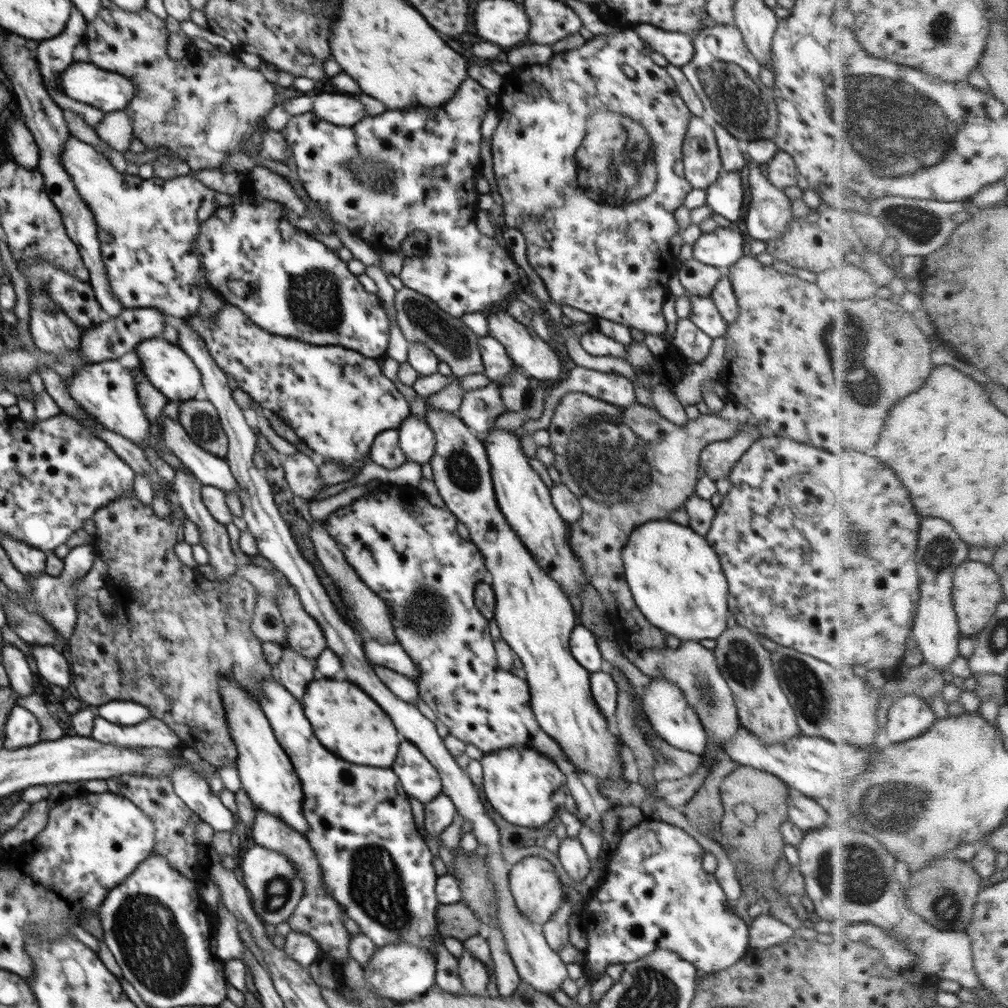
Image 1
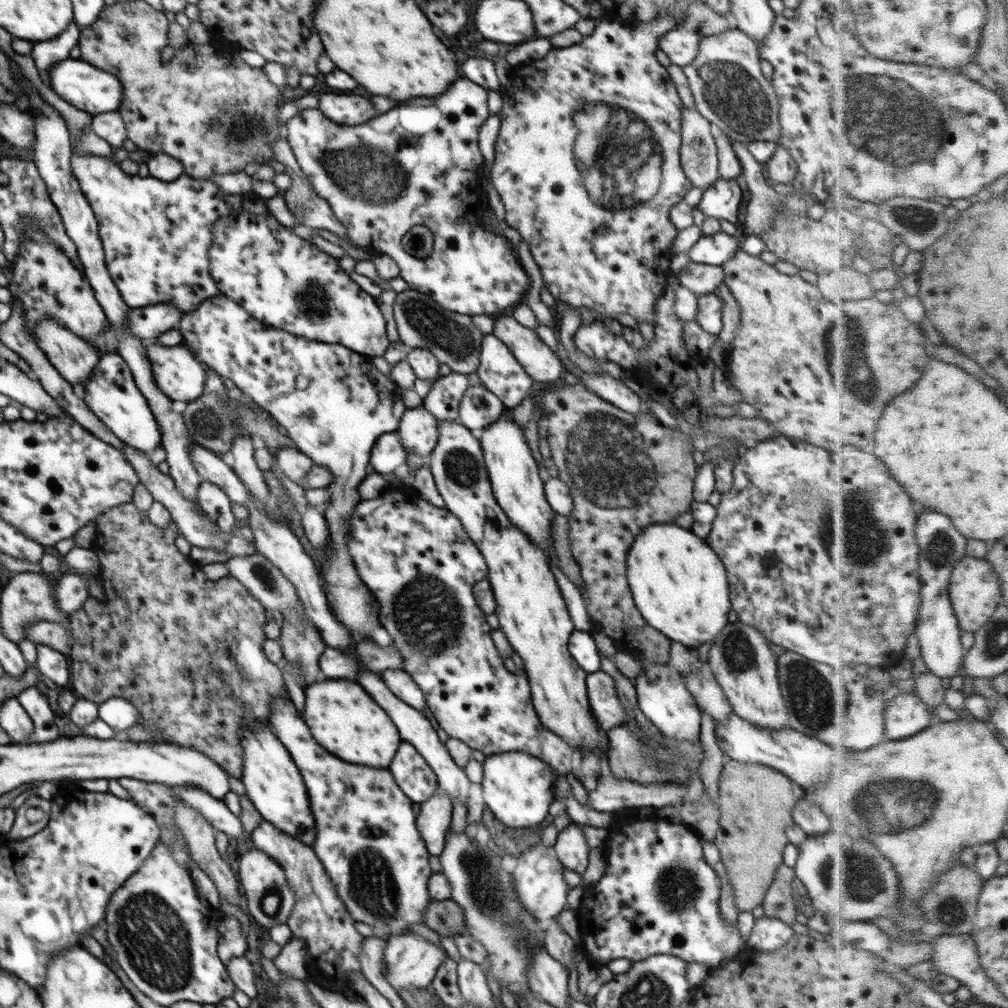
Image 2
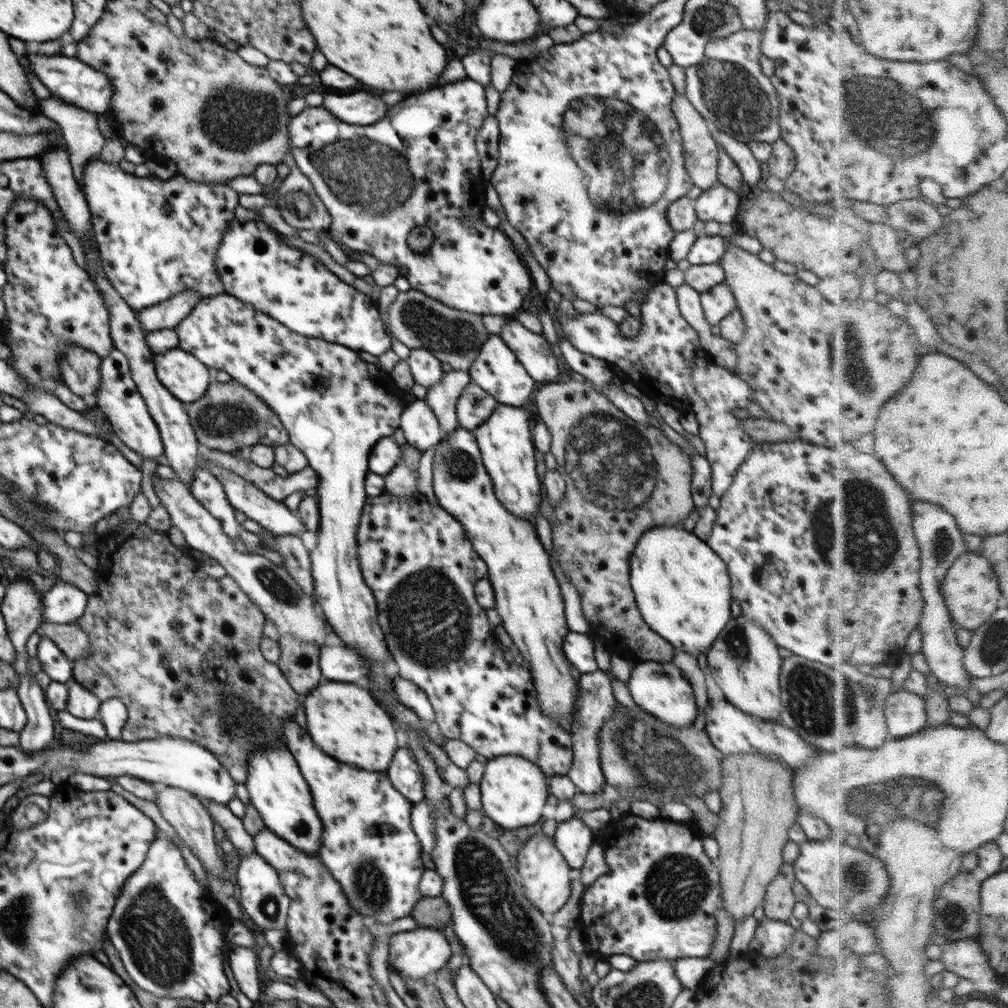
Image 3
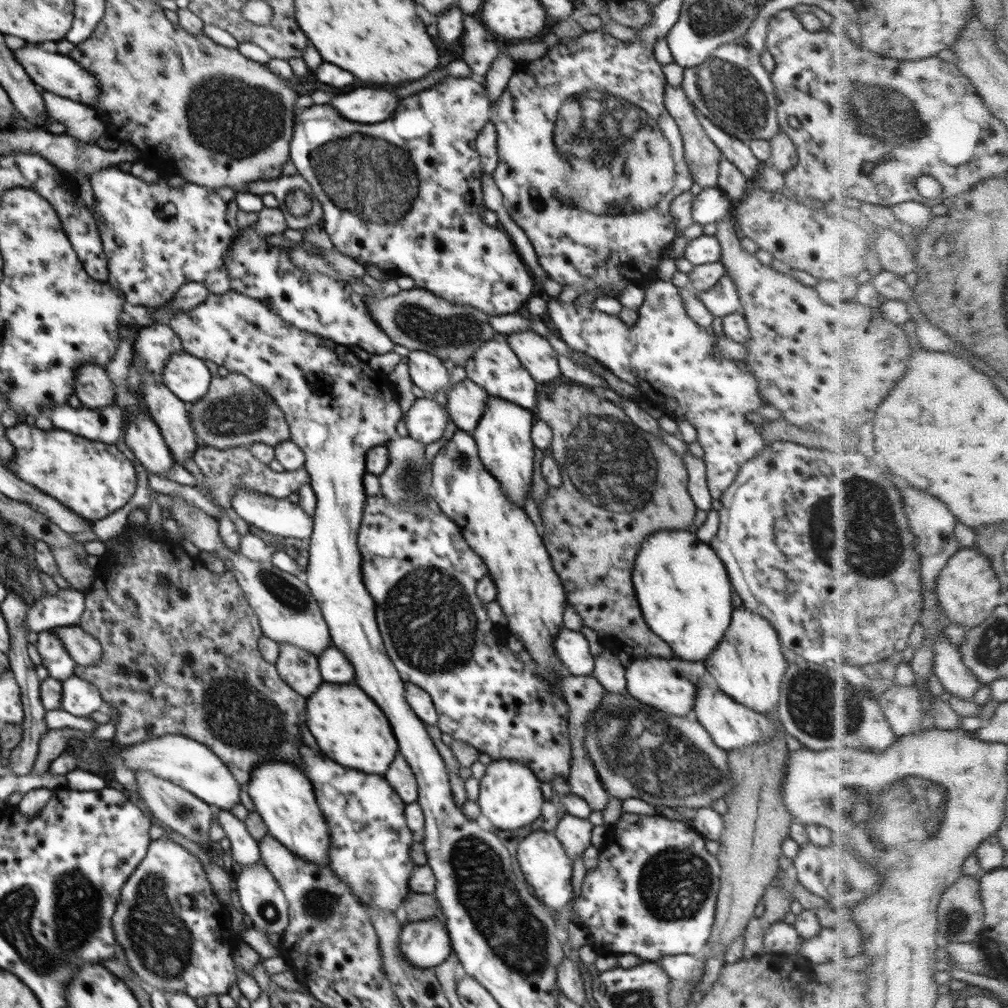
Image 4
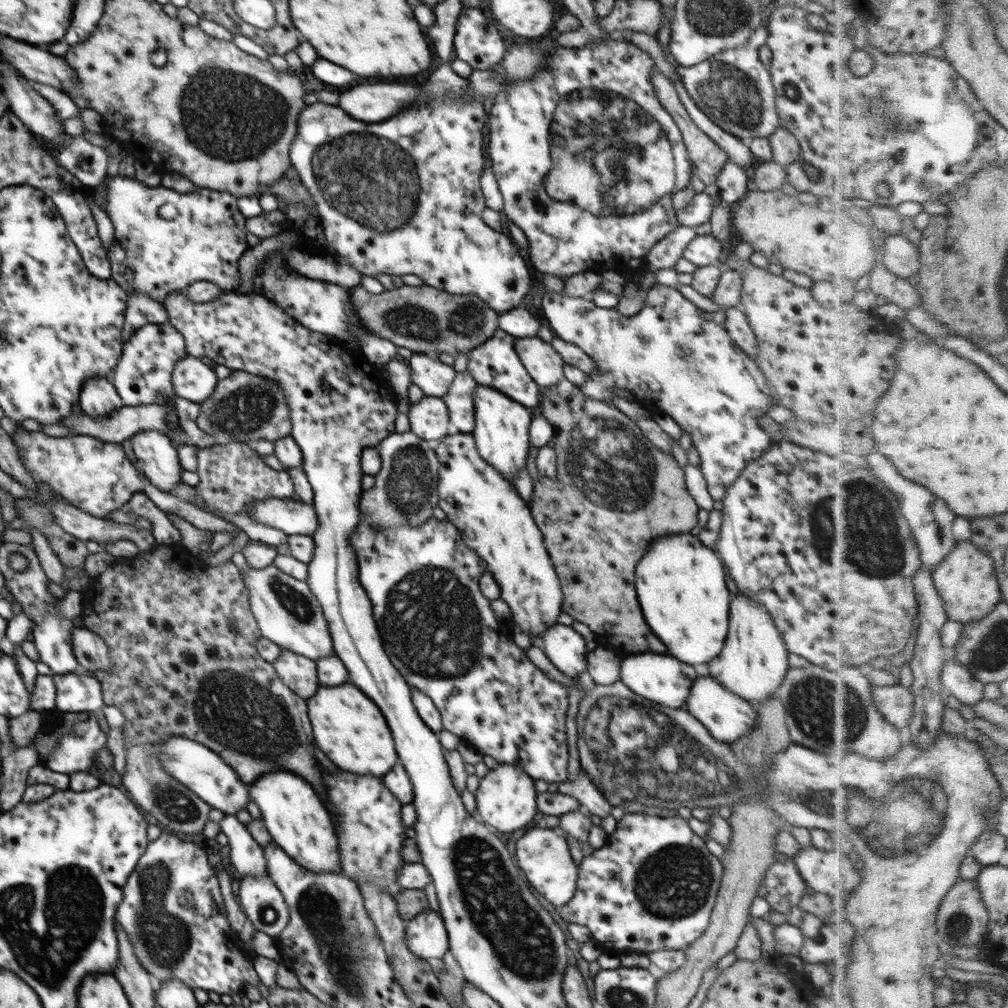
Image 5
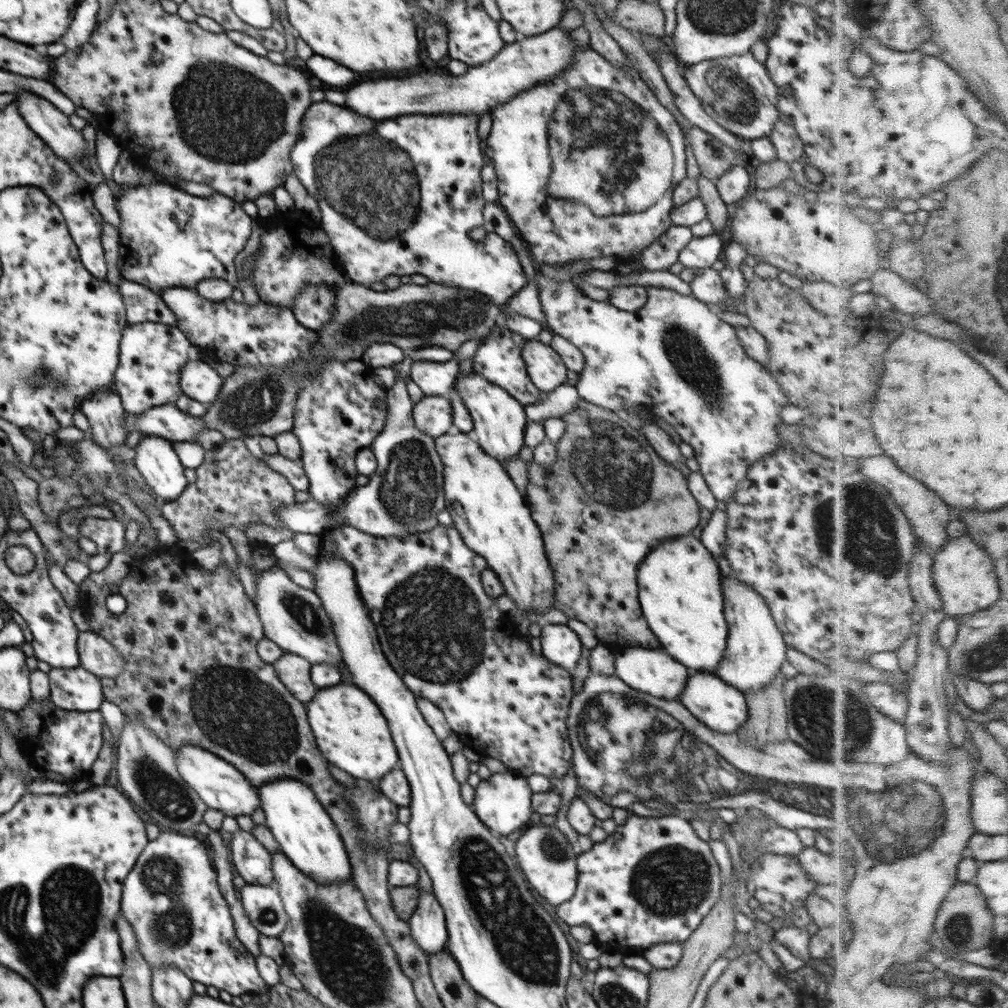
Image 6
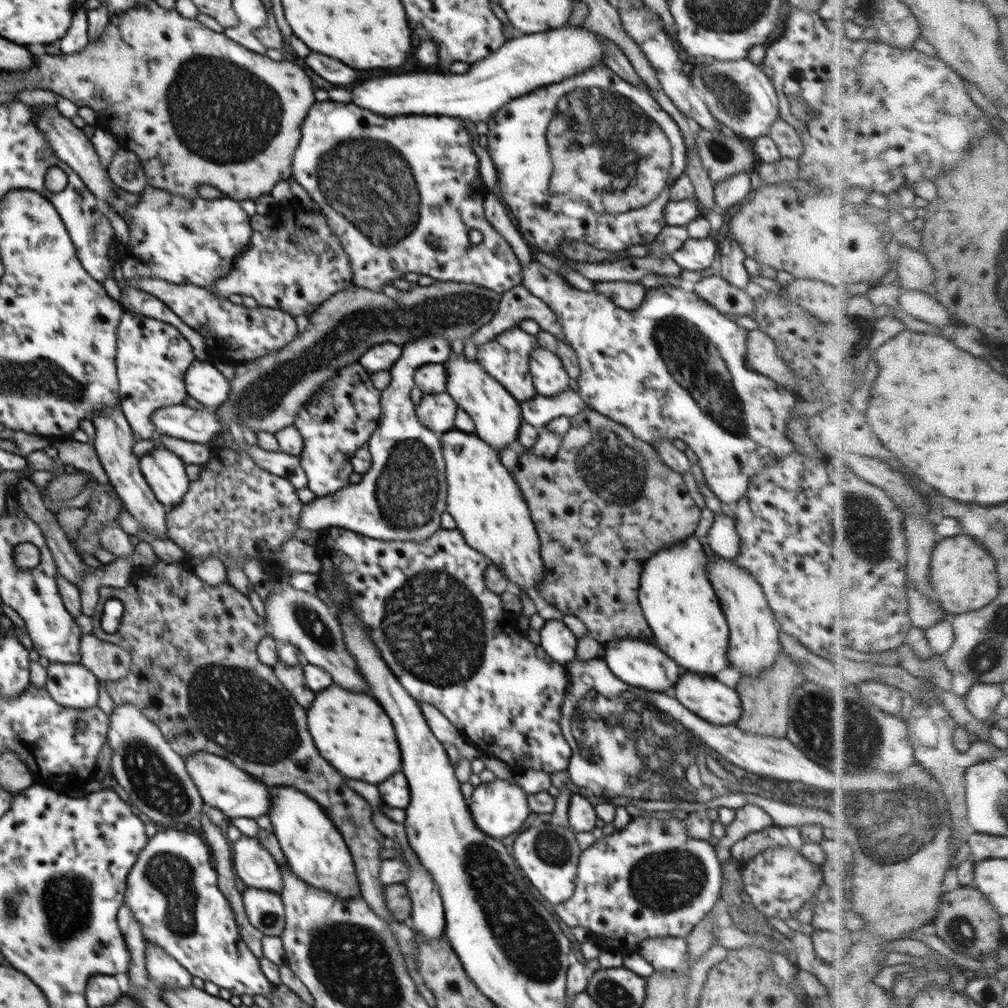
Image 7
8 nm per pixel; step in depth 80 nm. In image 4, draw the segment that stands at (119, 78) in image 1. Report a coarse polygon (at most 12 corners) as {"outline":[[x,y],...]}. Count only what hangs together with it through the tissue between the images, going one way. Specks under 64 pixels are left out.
{"outline":[[59,52],[13,55],[38,87],[93,108],[95,76]]}

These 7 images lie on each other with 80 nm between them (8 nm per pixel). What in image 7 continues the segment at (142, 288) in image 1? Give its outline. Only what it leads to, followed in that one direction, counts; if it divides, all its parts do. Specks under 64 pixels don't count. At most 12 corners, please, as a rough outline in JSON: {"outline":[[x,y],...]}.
{"outline":[[146,186],[127,208],[125,278],[208,288],[248,246],[228,196]]}

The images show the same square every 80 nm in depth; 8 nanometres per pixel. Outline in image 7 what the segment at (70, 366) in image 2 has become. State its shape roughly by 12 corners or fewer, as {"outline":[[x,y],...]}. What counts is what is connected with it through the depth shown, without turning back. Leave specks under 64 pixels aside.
{"outline":[[120,405],[96,413],[91,441],[124,507],[167,538],[167,508],[133,453]]}

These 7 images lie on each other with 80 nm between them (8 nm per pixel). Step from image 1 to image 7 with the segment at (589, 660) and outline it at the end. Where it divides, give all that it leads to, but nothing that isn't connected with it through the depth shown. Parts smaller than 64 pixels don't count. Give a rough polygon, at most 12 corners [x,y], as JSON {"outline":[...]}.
{"outline":[[546,620],[539,645],[564,666],[575,659],[578,638],[563,620]]}

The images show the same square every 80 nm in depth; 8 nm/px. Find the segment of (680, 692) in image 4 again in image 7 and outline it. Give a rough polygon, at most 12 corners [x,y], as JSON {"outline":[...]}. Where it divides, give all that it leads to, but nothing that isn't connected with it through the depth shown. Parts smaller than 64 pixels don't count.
{"outline":[[633,638],[602,646],[622,682],[652,692],[675,688],[685,671],[655,644]]}

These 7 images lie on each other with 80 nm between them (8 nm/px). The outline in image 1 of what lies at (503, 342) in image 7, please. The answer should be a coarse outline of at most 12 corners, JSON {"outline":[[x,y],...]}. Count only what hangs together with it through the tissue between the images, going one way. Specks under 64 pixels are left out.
{"outline":[[479,337],[484,374],[500,384],[506,411],[526,410],[528,376],[504,345]]}

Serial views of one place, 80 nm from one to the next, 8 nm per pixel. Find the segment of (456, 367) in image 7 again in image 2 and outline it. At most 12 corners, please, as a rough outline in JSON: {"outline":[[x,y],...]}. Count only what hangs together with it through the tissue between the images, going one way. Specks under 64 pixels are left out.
{"outline":[[522,428],[478,434],[493,495],[550,566],[555,511]]}

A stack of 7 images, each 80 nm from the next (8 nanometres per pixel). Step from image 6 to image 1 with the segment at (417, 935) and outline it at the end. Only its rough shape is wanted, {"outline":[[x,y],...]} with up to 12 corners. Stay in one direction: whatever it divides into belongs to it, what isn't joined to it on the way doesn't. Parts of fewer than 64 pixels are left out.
{"outline":[[397,942],[376,949],[364,980],[386,1003],[432,988],[436,956]]}

